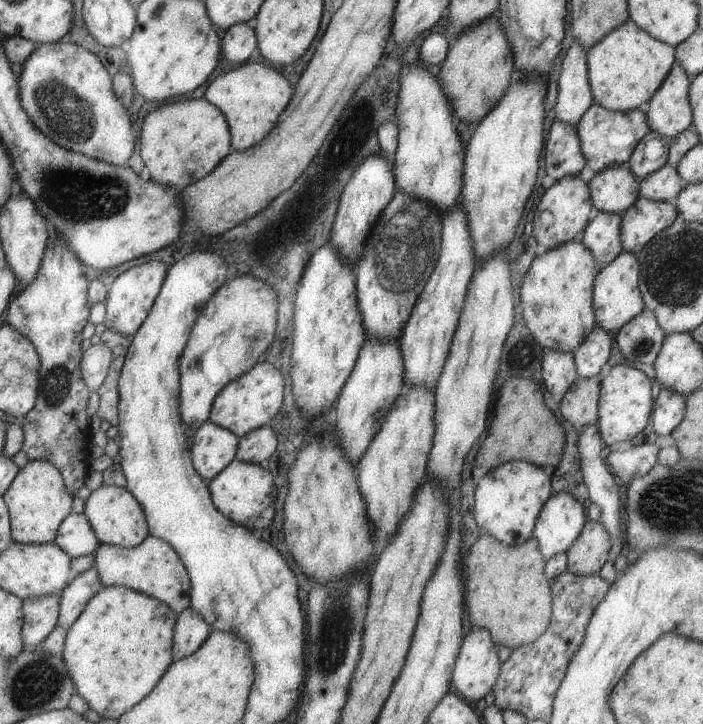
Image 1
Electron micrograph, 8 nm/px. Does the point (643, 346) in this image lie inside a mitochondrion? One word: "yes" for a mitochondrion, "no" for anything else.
yes

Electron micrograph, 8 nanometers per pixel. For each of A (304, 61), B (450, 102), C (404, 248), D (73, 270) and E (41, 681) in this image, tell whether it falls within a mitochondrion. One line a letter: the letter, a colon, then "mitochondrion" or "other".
A: other
B: other
C: mitochondrion
D: other
E: mitochondrion

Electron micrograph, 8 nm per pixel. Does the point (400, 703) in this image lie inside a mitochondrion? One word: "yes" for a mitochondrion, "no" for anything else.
no

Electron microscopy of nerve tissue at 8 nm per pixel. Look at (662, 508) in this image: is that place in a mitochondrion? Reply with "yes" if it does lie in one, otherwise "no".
yes

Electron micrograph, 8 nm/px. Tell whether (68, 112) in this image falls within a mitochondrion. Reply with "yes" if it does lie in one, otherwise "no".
yes

